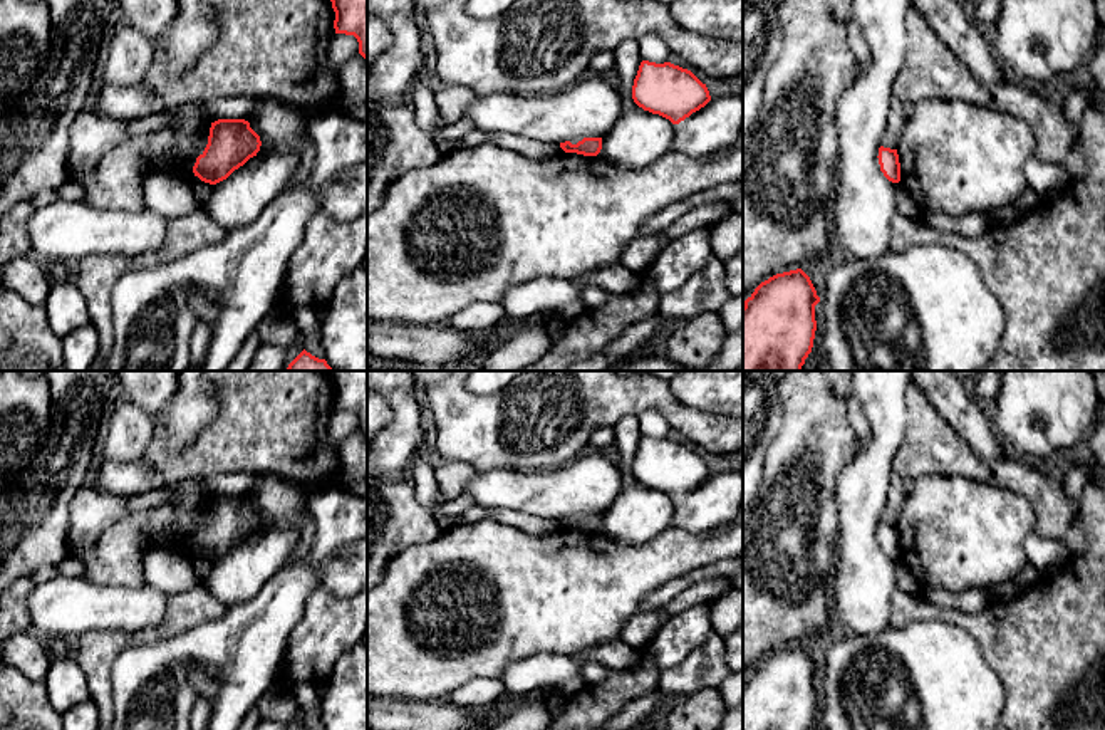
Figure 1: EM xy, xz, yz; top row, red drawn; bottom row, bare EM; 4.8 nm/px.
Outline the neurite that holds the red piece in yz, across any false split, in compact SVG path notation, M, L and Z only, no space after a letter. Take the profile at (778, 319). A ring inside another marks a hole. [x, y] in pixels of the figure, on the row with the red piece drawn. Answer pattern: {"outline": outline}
{"outline": "M802 269L761 282L743 305L743 371L802 371L813 347L818 302Z"}

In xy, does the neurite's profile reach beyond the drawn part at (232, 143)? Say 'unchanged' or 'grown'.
unchanged

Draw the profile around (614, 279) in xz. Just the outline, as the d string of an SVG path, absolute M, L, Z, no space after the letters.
M612 263L584 274L575 282L584 287L599 287L609 294L625 294L639 284L639 275L620 263Z

